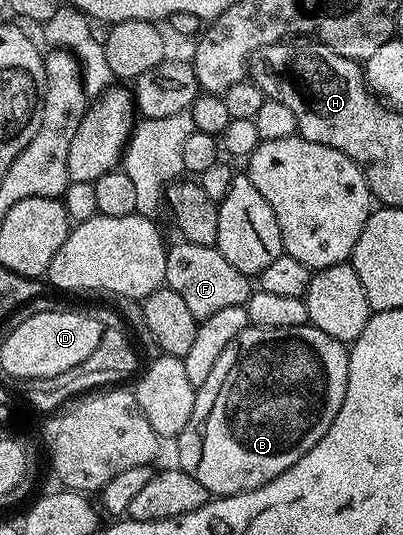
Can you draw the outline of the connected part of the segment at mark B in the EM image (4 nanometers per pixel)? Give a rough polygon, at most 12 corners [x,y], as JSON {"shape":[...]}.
{"shape":[[249,324],[174,442],[212,496],[270,484],[334,424],[345,343]]}

